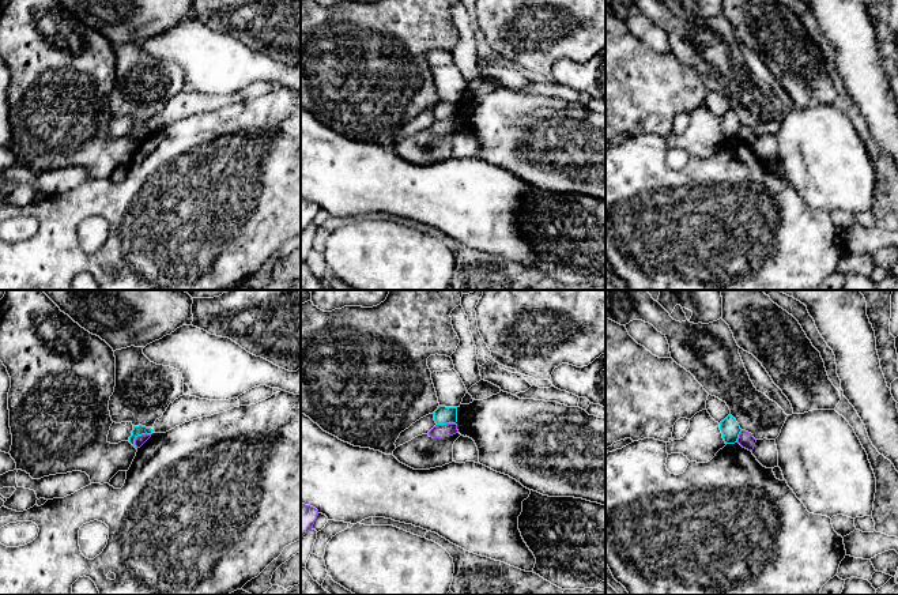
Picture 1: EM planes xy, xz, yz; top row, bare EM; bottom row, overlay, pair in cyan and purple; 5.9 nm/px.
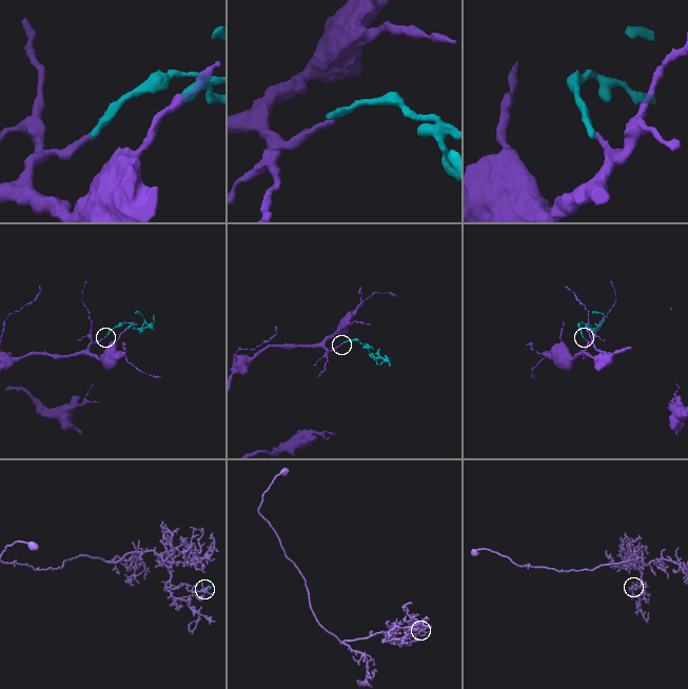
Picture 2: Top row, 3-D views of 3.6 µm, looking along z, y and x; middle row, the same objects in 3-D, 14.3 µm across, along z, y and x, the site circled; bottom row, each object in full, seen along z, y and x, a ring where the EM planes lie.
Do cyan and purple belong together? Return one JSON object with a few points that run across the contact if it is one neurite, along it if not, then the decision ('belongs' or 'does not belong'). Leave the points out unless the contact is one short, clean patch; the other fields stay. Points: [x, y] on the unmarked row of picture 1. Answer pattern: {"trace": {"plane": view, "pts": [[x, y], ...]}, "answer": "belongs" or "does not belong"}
{"trace": {"plane": "xy", "pts": [[150, 128], [138, 131], [135, 142]]}, "answer": "does not belong"}

